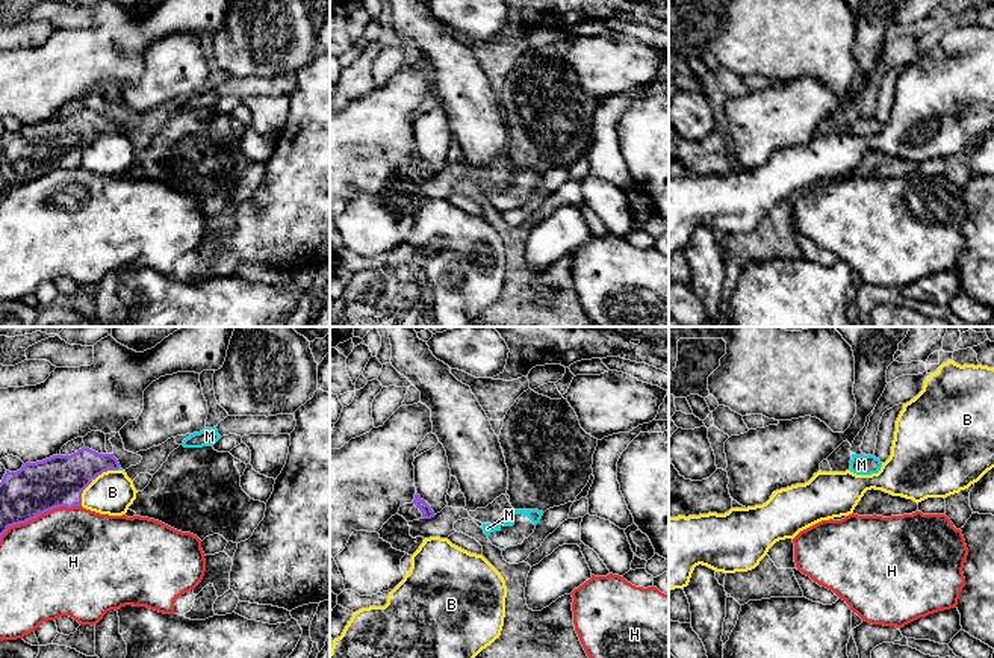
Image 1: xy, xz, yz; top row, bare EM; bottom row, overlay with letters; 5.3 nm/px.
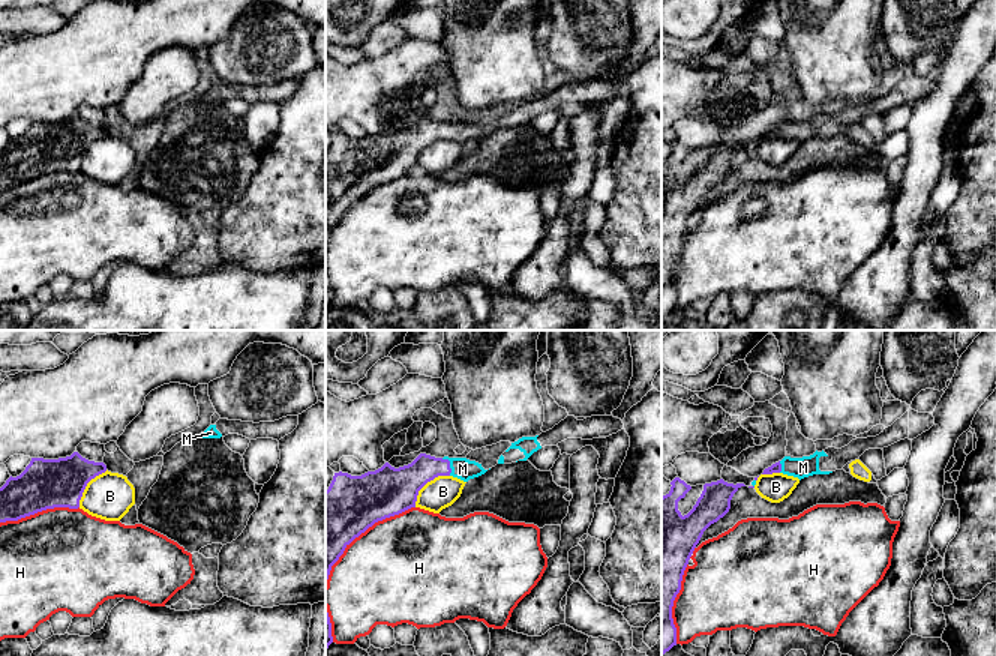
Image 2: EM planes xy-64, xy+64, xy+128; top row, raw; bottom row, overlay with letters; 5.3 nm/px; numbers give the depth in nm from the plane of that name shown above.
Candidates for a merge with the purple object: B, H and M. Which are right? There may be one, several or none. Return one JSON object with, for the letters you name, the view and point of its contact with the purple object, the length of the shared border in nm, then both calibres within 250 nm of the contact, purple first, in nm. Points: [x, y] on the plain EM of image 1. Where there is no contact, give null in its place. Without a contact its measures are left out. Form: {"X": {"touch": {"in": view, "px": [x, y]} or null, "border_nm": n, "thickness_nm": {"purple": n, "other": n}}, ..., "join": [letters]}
{"M": {"touch": {"in": "xy", "px": [118, 129]}, "border_nm": 30, "thickness_nm": {"purple": 200, "other": 20}}, "join": ["M"]}

